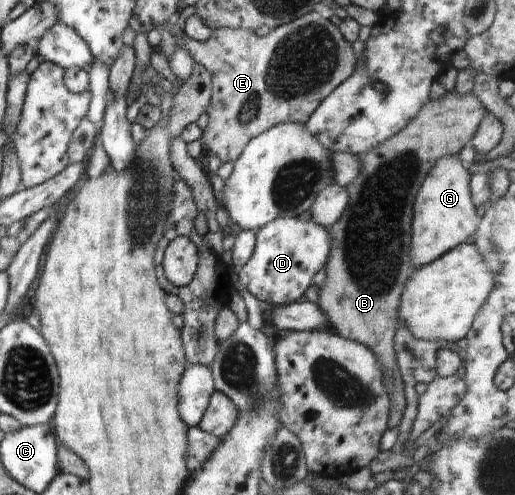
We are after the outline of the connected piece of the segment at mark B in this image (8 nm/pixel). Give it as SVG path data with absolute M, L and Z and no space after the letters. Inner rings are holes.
M454 90L447 91L444 96L429 101L402 131L358 155L361 168L358 177L345 187L348 192L347 204L338 220L327 228L330 234L330 253L324 266L326 279L322 287L319 287L319 299L316 303L338 335L364 344L380 362L390 398L388 428L399 426L406 406L404 384L393 343L399 325L401 296L407 279L414 271L410 257L414 200L436 160L445 155L457 155L475 134L486 112L486 108L472 92L458 95Z

